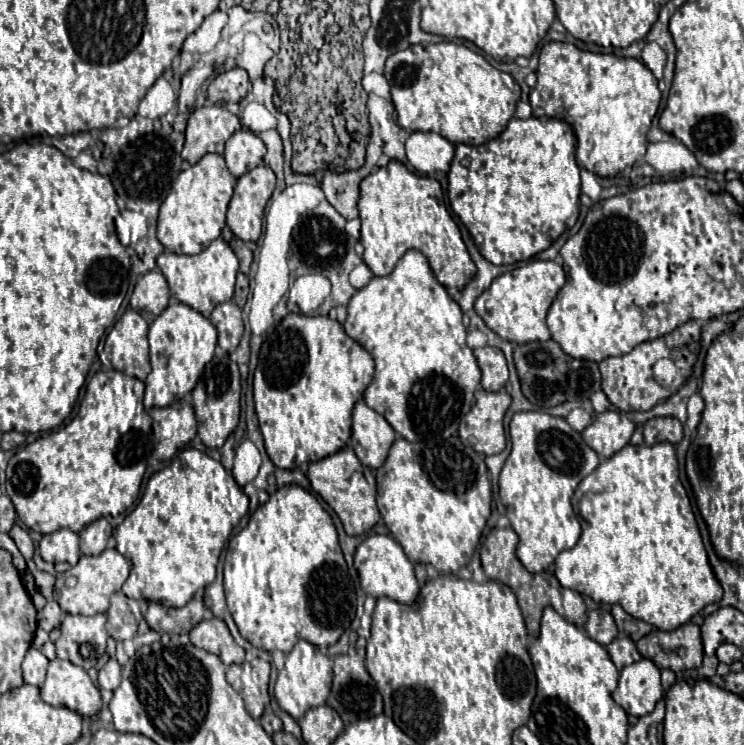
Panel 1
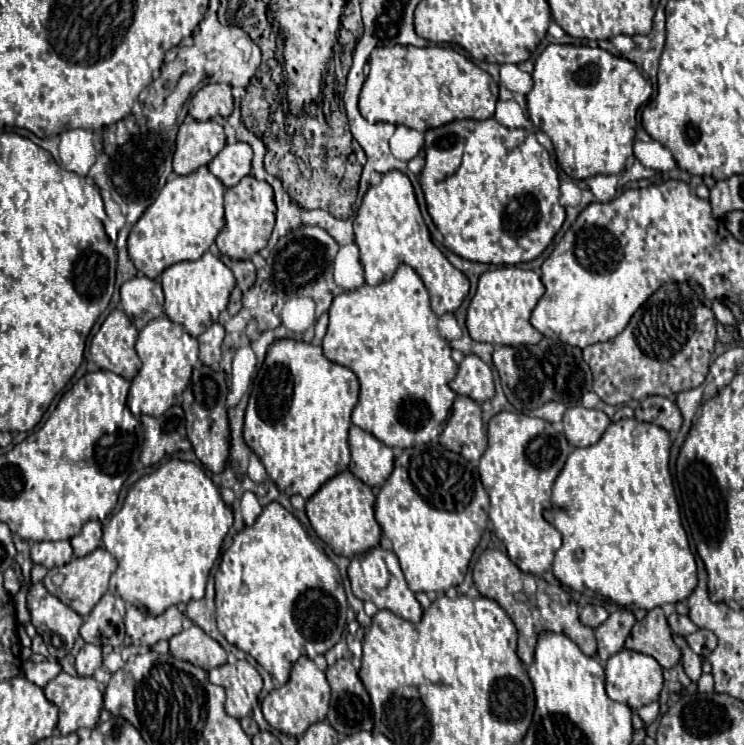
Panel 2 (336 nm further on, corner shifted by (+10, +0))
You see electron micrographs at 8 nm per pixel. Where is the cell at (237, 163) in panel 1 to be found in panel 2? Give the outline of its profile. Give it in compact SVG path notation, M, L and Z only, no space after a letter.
M232 142L208 164L210 172L226 186L236 186L244 176L250 174L252 148L246 142Z

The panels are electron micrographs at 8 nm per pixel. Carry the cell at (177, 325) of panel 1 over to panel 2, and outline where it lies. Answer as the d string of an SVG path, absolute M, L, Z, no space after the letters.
M160 316L146 324L146 328L138 334L136 340L136 352L142 360L140 372L134 376L130 392L128 392L128 408L134 412L134 416L162 416L176 398L186 390L192 368L198 360L198 342L192 338L180 324L174 324L170 318Z

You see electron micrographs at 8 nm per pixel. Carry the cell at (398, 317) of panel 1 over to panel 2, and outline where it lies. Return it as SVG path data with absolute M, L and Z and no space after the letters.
M402 264L394 278L378 286L360 286L352 292L342 292L330 306L330 324L322 340L322 352L330 362L350 368L360 380L360 400L352 412L352 424L370 432L390 448L412 448L426 444L432 434L438 434L454 404L454 390L448 382L456 376L458 364L450 358L450 344L438 332L438 316L430 308L430 296L420 276Z

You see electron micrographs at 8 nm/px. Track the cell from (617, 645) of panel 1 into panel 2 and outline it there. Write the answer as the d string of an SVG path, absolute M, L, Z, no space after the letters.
M628 608L614 610L604 624L596 628L596 640L598 640L598 658L608 660L612 654L620 652L624 648L624 640L628 638L632 626L634 626L634 614Z

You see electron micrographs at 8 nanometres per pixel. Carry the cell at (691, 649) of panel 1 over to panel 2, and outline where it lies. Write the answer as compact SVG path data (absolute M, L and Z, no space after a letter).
M662 608L650 610L644 620L634 624L630 636L626 638L626 648L656 658L662 668L672 668L680 662L680 650L672 640Z

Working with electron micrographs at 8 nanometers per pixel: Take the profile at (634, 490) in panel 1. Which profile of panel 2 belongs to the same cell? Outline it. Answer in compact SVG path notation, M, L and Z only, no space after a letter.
M622 418L612 422L596 444L570 452L552 486L552 506L544 512L544 518L562 534L562 546L554 556L552 572L564 586L578 592L588 588L624 608L644 610L676 604L690 596L698 582L696 562L680 522L680 508L668 472L670 446L672 440L664 428L638 422L636 418Z

